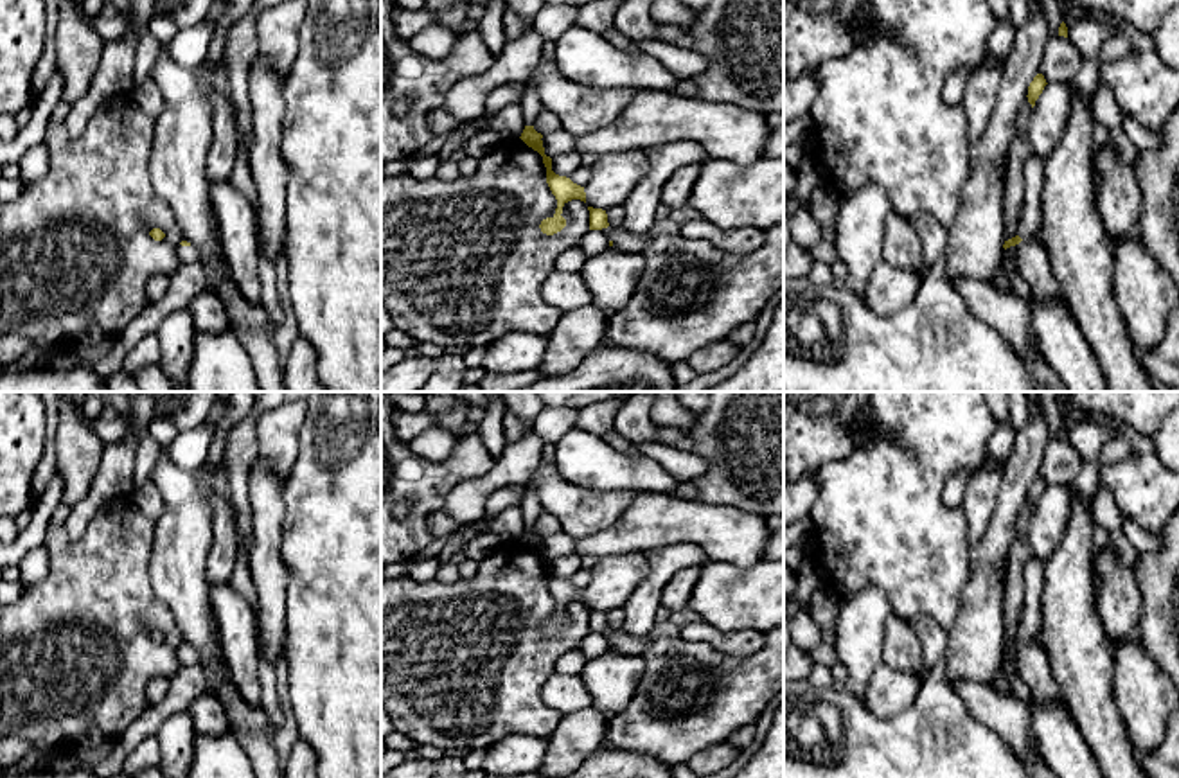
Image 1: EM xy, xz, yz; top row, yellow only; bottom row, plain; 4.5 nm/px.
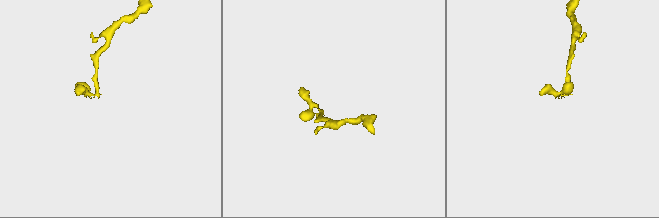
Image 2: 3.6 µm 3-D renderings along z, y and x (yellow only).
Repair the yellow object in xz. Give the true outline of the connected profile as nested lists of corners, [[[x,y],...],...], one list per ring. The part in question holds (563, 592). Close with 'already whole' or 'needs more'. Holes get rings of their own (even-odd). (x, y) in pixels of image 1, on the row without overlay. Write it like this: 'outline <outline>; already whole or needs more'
outline [[[525,528],[521,539],[519,539],[528,550],[537,553],[543,559],[543,566],[546,570],[546,586],[552,593],[552,597],[557,602],[557,611],[552,620],[546,620],[541,623],[539,631],[546,638],[554,638],[561,634],[566,629],[566,622],[561,618],[563,609],[572,602],[581,602],[586,606],[586,595],[584,589],[573,586],[566,579],[559,579],[552,573],[552,561],[545,557],[543,550],[543,537],[534,532],[534,528]]]; already whole

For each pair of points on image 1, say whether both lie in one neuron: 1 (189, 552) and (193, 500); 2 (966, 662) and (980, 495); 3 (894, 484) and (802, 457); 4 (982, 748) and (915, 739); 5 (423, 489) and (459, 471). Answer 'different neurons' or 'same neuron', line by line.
1: same neuron
2: different neurons
3: different neurons
4: same neuron
5: same neuron

